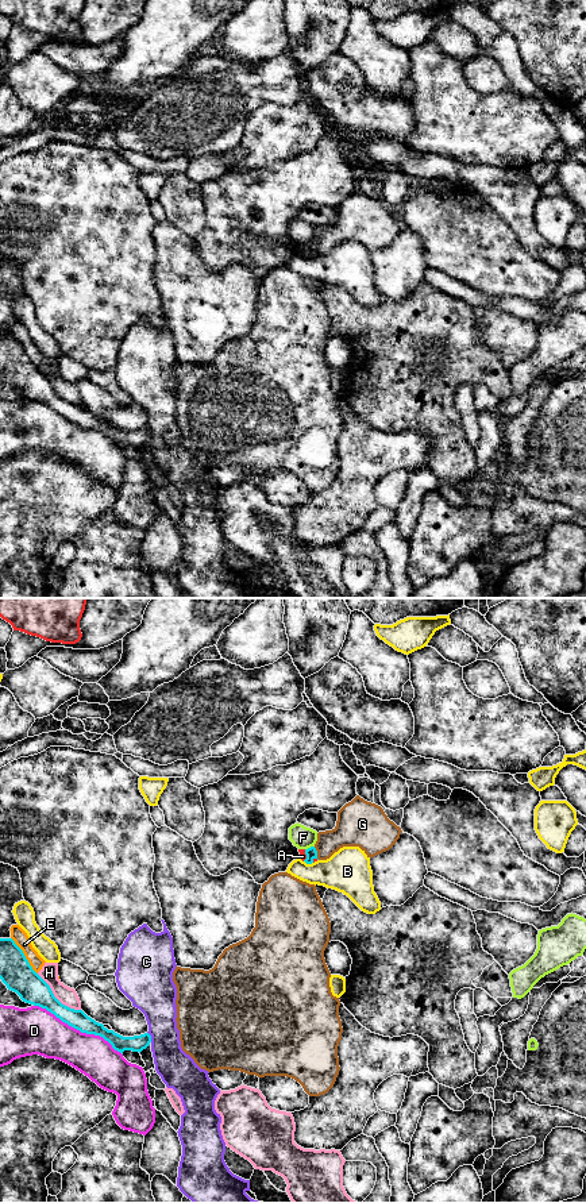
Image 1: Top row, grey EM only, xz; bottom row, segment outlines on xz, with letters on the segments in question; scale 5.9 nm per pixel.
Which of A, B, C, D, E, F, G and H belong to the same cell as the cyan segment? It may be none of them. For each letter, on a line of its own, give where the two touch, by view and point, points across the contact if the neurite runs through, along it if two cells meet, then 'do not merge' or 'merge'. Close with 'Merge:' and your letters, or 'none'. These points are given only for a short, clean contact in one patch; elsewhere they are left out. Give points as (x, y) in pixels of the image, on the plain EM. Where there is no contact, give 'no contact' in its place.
A: xz (305, 249) | along xz (305, 245), (303, 255) | do not merge
B: xz (308, 258) | do not merge
C: xz (150, 432) | do not merge
D: xz (78, 424) | do not merge
E: xz (24, 351) | do not merge
F: xz (311, 242) | along xz (313, 241), (305, 245) | do not merge
G: xz (316, 249) | do not merge
H: xz (56, 393) | do not merge
Merge: none

